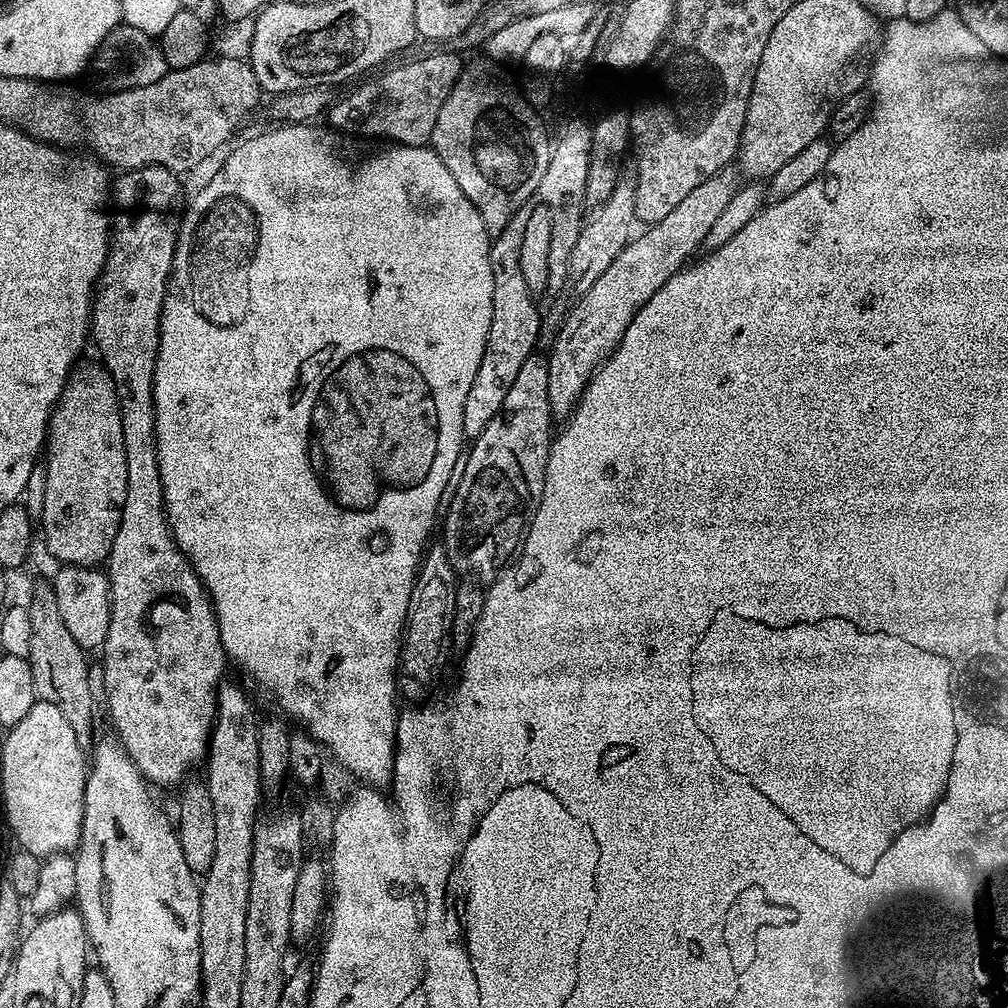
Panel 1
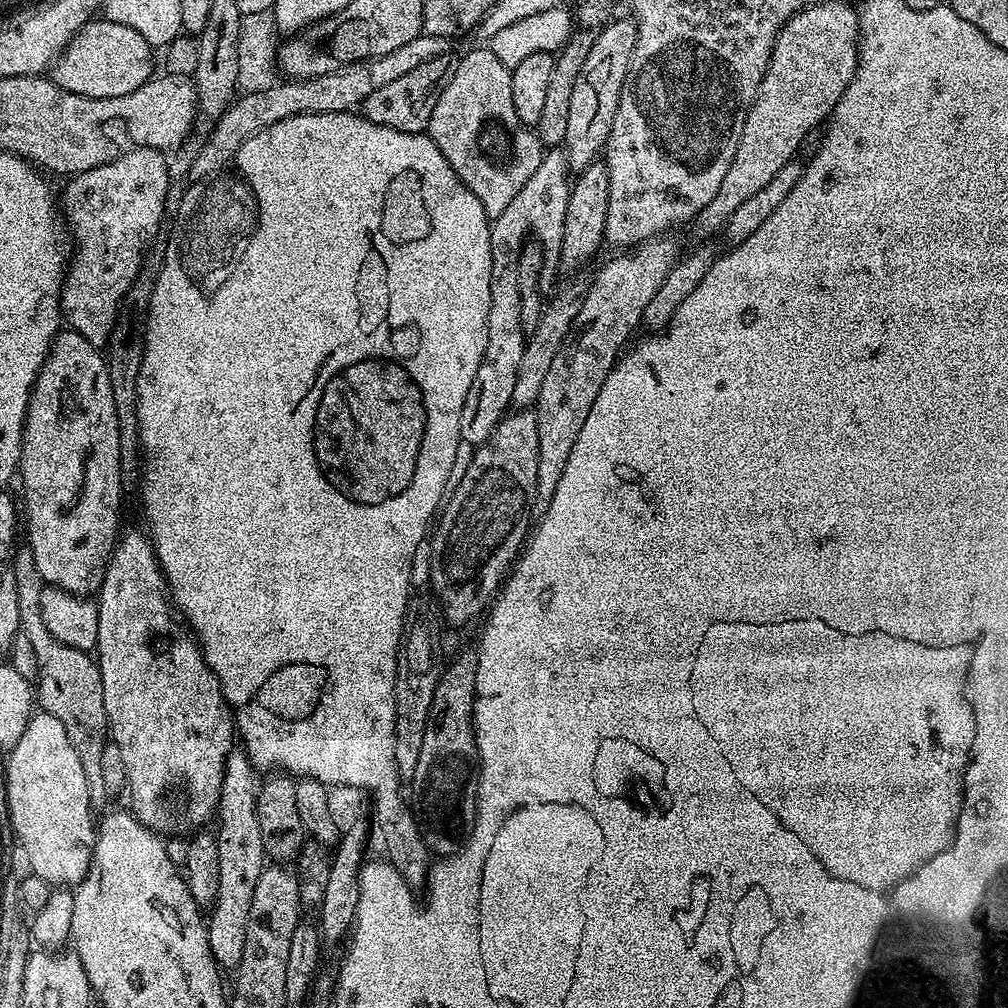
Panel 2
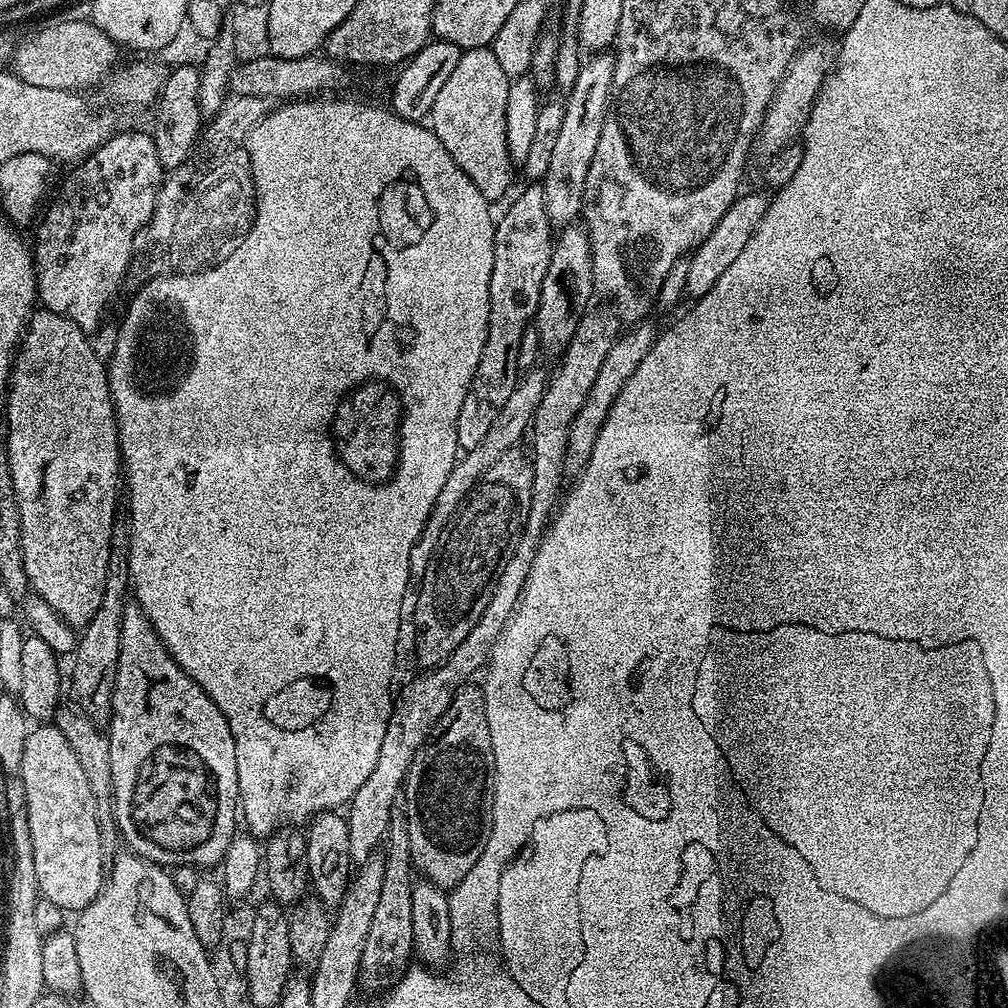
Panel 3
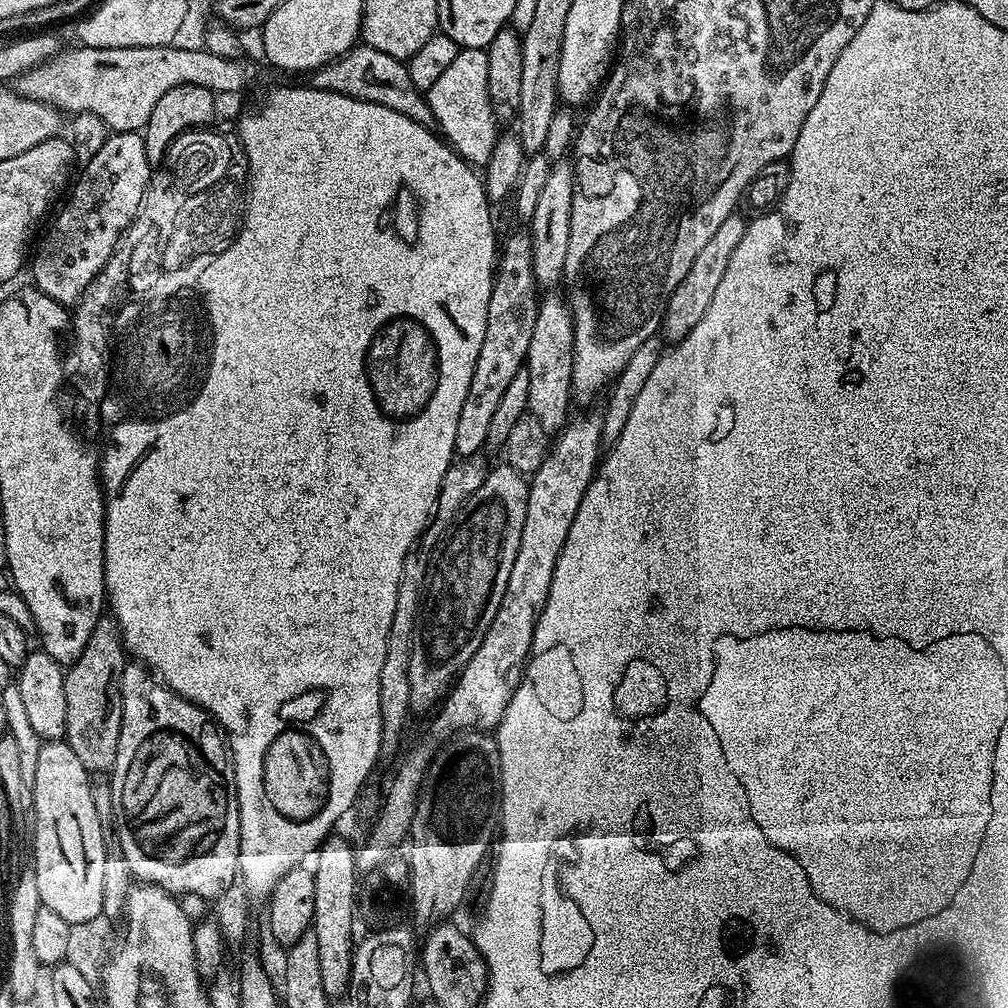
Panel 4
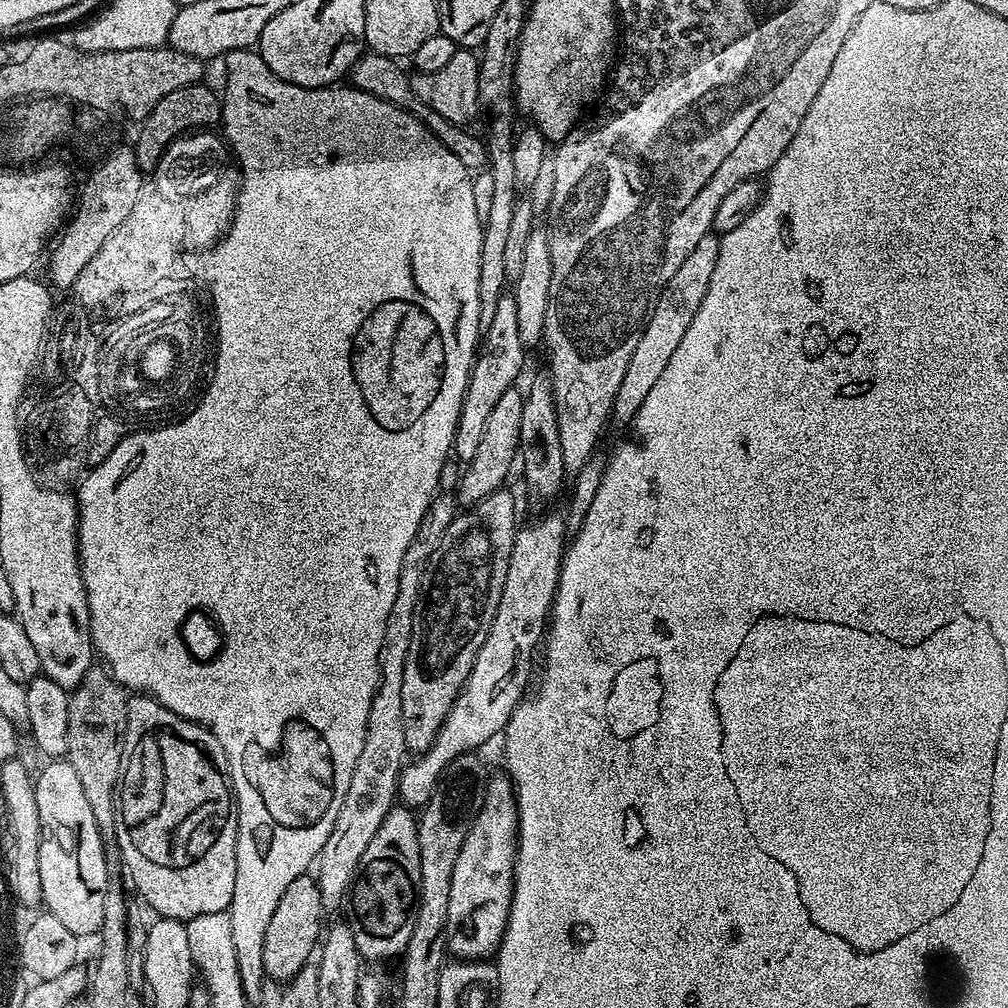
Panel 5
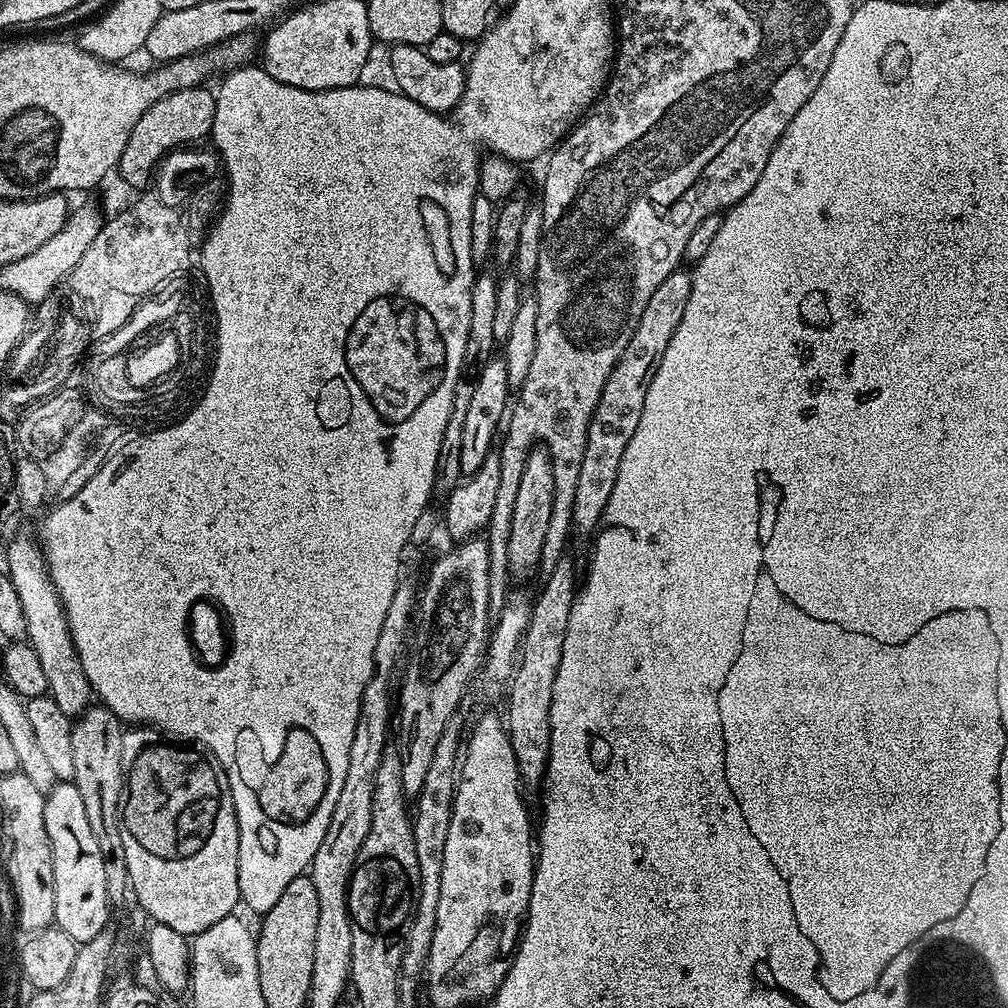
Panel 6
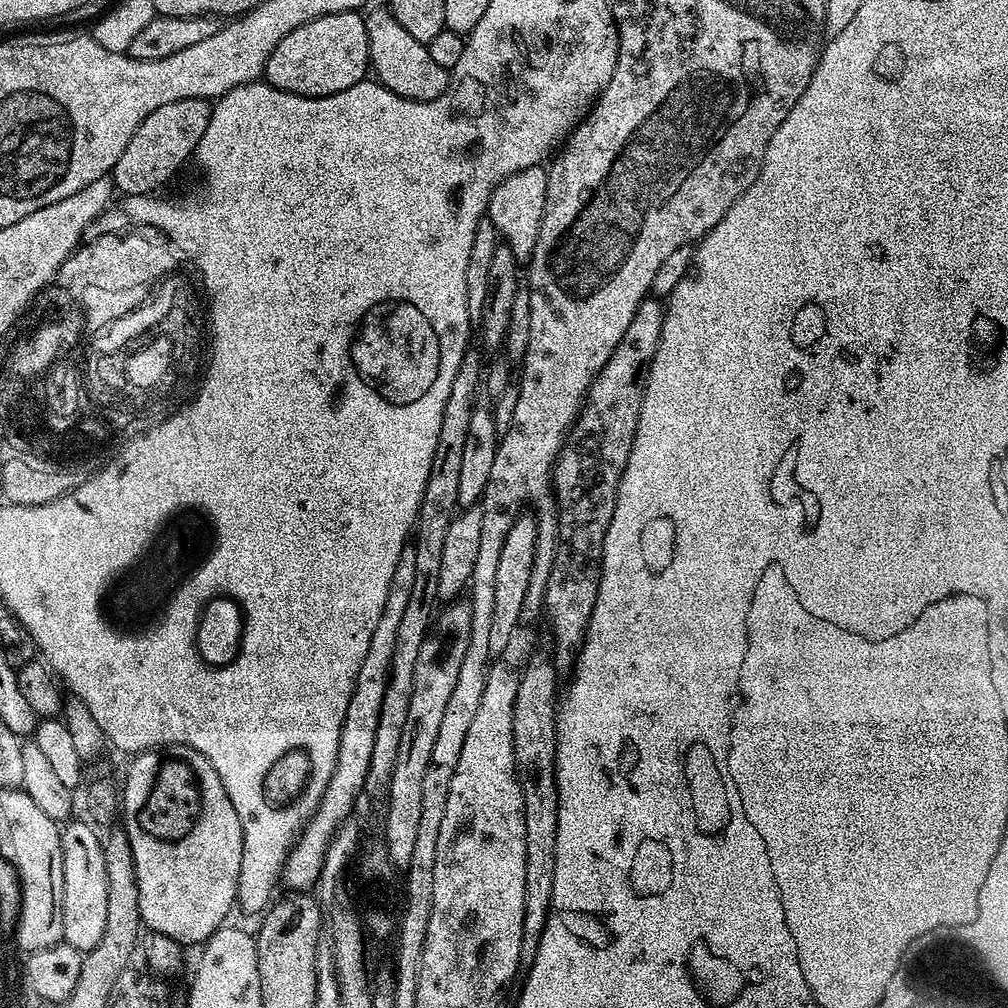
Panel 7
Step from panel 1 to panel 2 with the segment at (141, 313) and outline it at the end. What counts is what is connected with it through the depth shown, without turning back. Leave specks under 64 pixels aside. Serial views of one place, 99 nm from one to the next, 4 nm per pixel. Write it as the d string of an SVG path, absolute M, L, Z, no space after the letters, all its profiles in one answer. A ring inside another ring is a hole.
M131 147L118 158L114 158L110 162L106 162L102 166L94 166L94 170L86 170L78 172L75 176L67 181L68 184L64 188L64 196L62 192L62 202L66 204L66 212L62 214L62 220L65 225L70 224L69 229L72 231L73 239L78 240L78 244L74 246L74 253L69 263L68 270L64 275L64 285L61 288L61 311L63 319L66 321L67 327L73 332L82 334L82 338L86 338L86 342L97 346L107 345L111 337L112 328L115 326L117 316L120 310L120 303L123 295L126 294L134 282L135 276L142 266L143 256L147 252L157 237L161 235L160 223L164 220L164 207L168 204L168 164L164 161L165 153L159 148L134 148ZM128 532L125 536L123 533L112 549L112 559L98 593L98 642L94 656L100 665L110 740L114 748L116 744L128 779L130 811L142 826L169 838L183 832L195 833L215 817L224 763L234 750L234 721L218 678L204 661L204 651L195 635L188 630L172 632L178 616L170 599L168 581L164 579L151 539L140 532Z

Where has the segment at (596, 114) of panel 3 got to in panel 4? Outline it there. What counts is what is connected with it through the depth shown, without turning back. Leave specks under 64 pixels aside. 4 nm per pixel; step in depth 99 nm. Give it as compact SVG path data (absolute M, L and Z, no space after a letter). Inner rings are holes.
M567 159L555 161L551 165L542 194L535 203L533 218L530 221L532 238L532 265L537 289L553 289L564 278L566 254L570 248L570 206L576 193L576 174Z

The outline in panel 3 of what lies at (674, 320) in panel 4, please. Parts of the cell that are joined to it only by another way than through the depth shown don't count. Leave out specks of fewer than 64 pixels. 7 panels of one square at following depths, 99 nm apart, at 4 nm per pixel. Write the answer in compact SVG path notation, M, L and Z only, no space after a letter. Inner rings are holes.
M764 191L765 193L747 192L736 197L730 210L726 210L726 214L722 214L722 218L718 218L718 226L714 226L714 230L710 230L708 237L691 253L688 260L690 274L686 274L686 292L689 297L702 297L712 289L714 282L718 282L718 278L722 278L722 274L730 266L730 262L734 262L734 258L738 258L738 254L742 254L742 250L746 250L746 242L750 242L758 222L762 222L762 218L766 218L769 193L767 191Z

